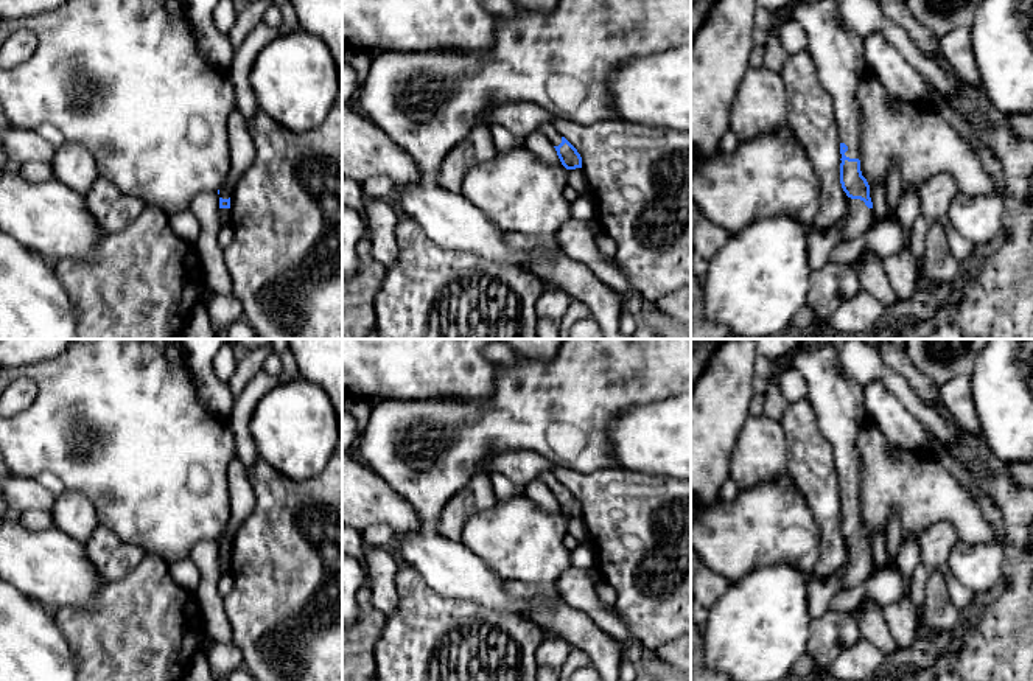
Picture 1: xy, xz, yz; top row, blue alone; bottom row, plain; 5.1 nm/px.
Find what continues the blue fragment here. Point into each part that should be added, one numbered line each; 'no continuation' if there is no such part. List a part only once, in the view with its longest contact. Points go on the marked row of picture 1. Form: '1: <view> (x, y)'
1: yz (837, 53)
2: yz (857, 220)

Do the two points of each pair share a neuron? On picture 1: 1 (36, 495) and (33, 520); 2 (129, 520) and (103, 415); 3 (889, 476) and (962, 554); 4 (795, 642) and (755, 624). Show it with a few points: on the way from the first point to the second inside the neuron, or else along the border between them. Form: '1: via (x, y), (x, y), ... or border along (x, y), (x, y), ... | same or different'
1: border along (50, 513), (27, 510), (17, 515) | different
2: via (129, 493), (129, 442) | same
3: border along (994, 538), (974, 544), (959, 541) | different
4: via (786, 639), (764, 628) | same

